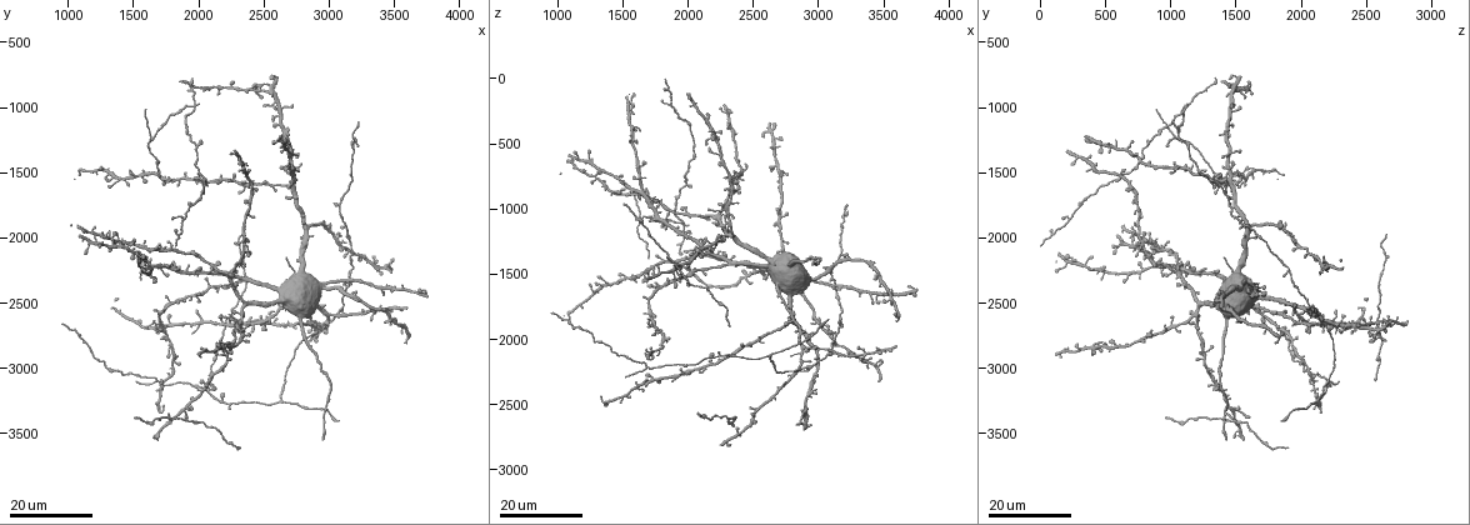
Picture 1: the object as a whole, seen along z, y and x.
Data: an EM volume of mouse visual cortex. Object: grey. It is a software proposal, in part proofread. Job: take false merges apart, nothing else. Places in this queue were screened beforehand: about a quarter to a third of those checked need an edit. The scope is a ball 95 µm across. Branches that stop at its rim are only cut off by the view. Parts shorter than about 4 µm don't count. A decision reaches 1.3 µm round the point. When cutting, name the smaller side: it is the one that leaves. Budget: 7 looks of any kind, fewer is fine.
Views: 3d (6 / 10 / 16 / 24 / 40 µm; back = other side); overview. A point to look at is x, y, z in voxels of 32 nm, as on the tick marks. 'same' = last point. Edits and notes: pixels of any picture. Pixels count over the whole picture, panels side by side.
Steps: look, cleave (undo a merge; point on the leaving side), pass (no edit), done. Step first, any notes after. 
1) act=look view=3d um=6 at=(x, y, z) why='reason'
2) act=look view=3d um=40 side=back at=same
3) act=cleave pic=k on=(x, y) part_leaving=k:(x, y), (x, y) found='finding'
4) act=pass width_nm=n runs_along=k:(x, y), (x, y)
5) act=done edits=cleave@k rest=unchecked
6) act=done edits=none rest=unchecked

act=look view=3d um=16 at=(1980, 1020, 1120) why='looks like a crossing'

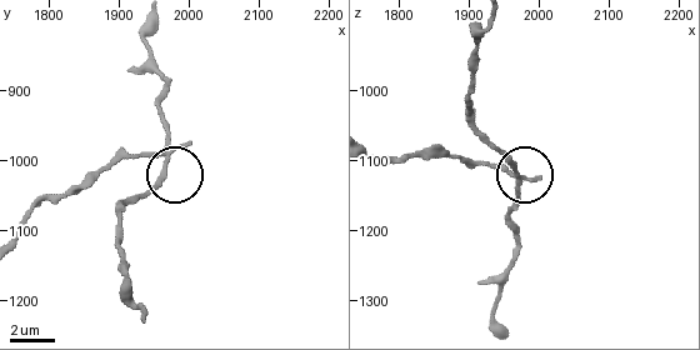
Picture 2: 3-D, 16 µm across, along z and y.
act=look view=3d um=6 at=(1970, 1010, 1115)

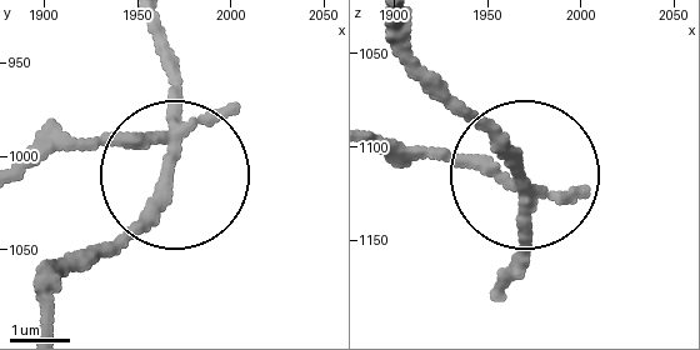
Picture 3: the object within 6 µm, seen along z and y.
act=cleave pic=3 on=(96, 141) arms=4 part_leaving=3:(178, 138), (33, 143) found='two neurons meet here'

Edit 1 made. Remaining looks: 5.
act=look view=3d um=16 at=(1740, 1560, 1440) why='looks like a crossing'

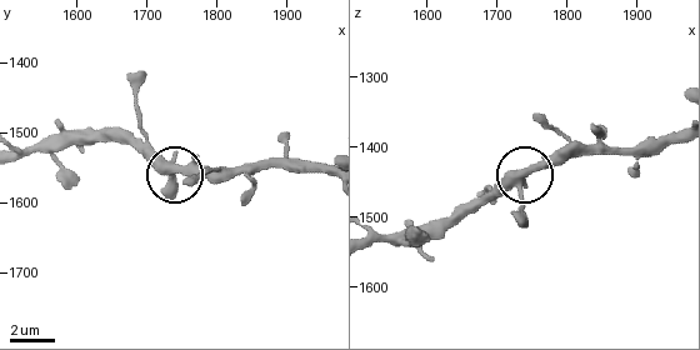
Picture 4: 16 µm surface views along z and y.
act=look view=3d um=10 at=same

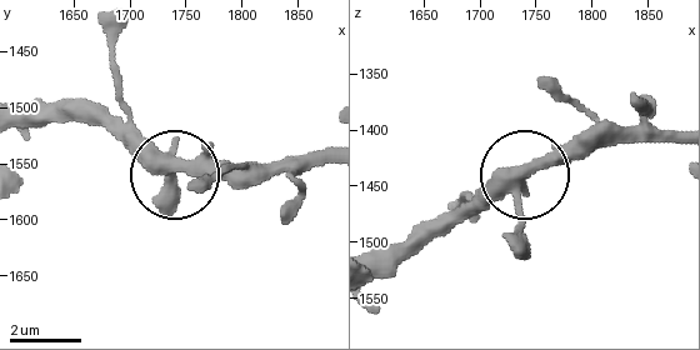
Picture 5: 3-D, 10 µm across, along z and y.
act=pass arms=4 found='all the same neuron'

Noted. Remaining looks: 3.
act=look view=3d um=16 at=(1900, 3280, 1460) why='three arms meet'

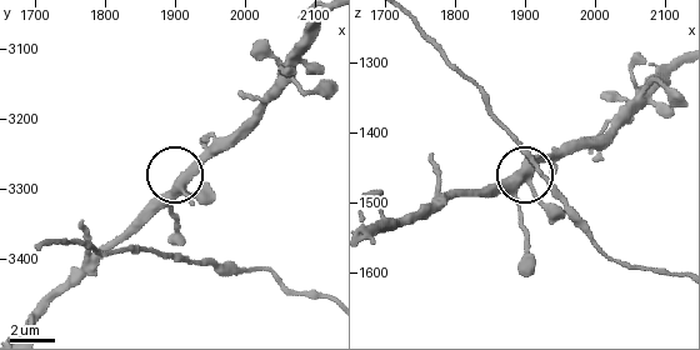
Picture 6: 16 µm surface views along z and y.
act=look view=3d um=10 at=(1910, 3305, 1445)

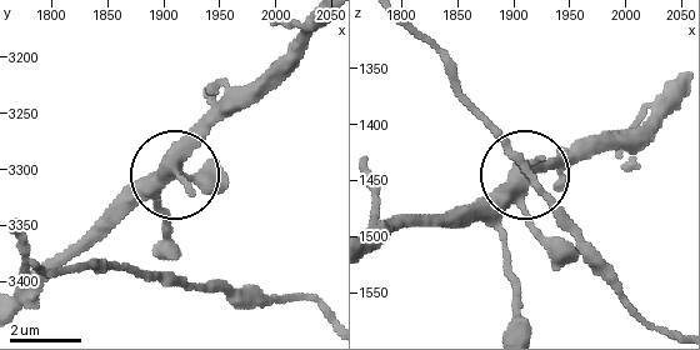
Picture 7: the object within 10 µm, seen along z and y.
act=look view=3d um=6 at=(1908, 3306, 1448) why='zoom in'

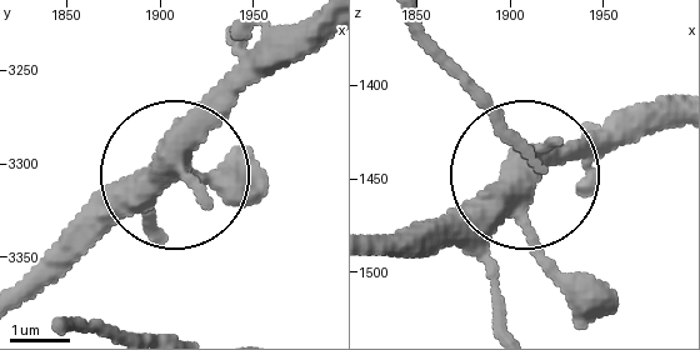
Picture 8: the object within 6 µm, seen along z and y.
act=pass runs_along=8:(298, 33), (79, 251) found='continuous, no second neuron'

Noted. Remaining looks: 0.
act=done edits=cleave@3 rest=unchecked

